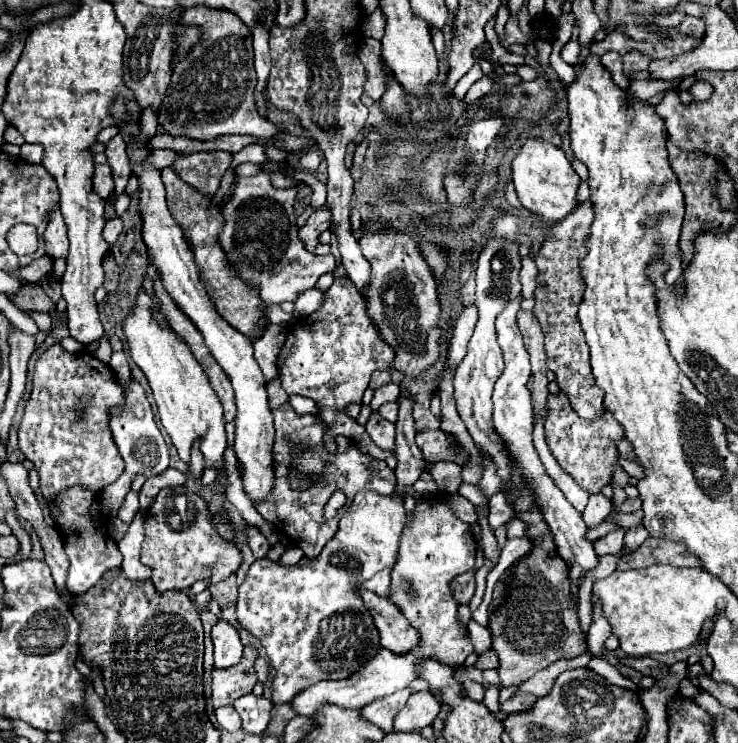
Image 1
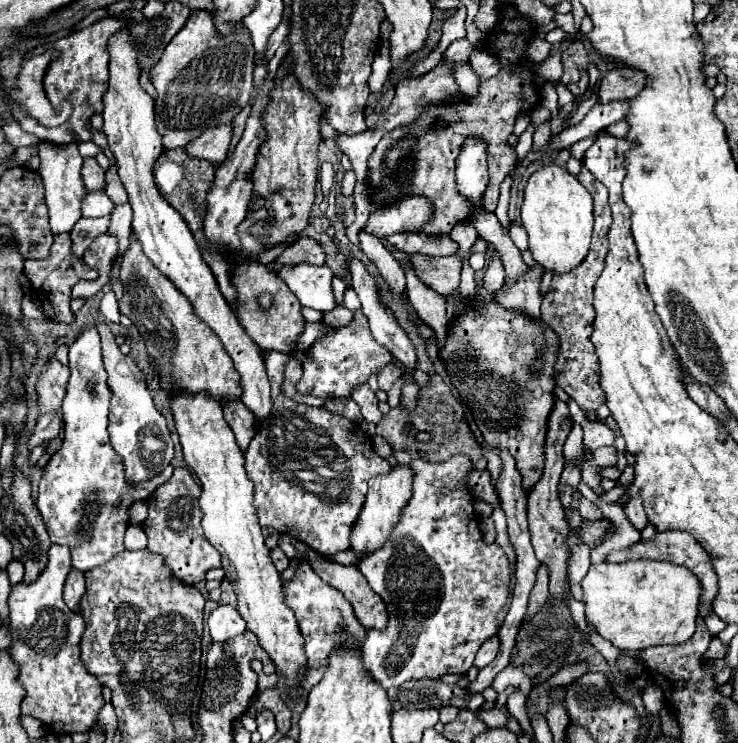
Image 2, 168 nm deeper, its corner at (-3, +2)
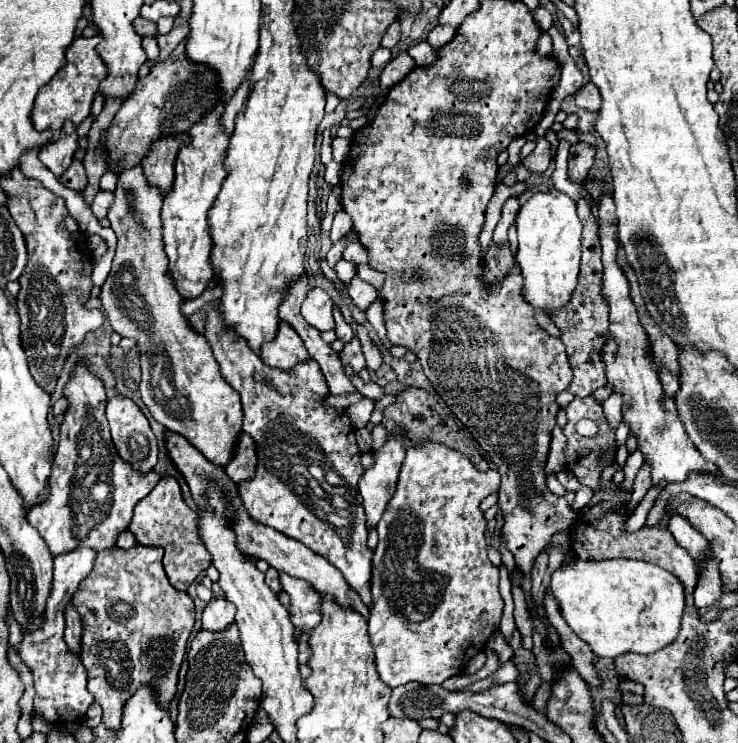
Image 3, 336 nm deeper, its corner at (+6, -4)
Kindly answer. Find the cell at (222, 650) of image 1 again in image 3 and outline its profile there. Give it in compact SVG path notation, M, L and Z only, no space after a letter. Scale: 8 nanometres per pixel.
M224 598L210 600L202 614L202 630L222 632L230 624L234 624L234 616L236 616L236 608L228 600Z

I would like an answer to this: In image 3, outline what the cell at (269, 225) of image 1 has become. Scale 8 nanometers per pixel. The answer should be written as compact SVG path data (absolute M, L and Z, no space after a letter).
M310 288L306 300L302 302L302 316L308 324L312 324L318 330L332 330L334 318L330 296L322 288Z

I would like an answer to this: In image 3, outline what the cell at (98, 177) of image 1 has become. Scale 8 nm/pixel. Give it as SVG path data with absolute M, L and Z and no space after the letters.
M74 160L70 164L70 168L66 170L66 174L62 174L60 182L72 190L84 190L88 180L86 180L86 172L84 172L84 166L80 160Z

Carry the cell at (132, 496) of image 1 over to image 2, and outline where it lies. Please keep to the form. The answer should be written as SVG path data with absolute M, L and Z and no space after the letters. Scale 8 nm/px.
M135 502L131 506L131 524L141 524L147 518L147 504L145 502Z

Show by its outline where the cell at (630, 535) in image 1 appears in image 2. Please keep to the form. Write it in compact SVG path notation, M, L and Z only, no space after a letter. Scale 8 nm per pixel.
M631 498L627 504L625 504L625 514L627 518L633 522L635 528L643 530L647 526L647 516L645 516L645 510L643 510L643 500L641 498Z

